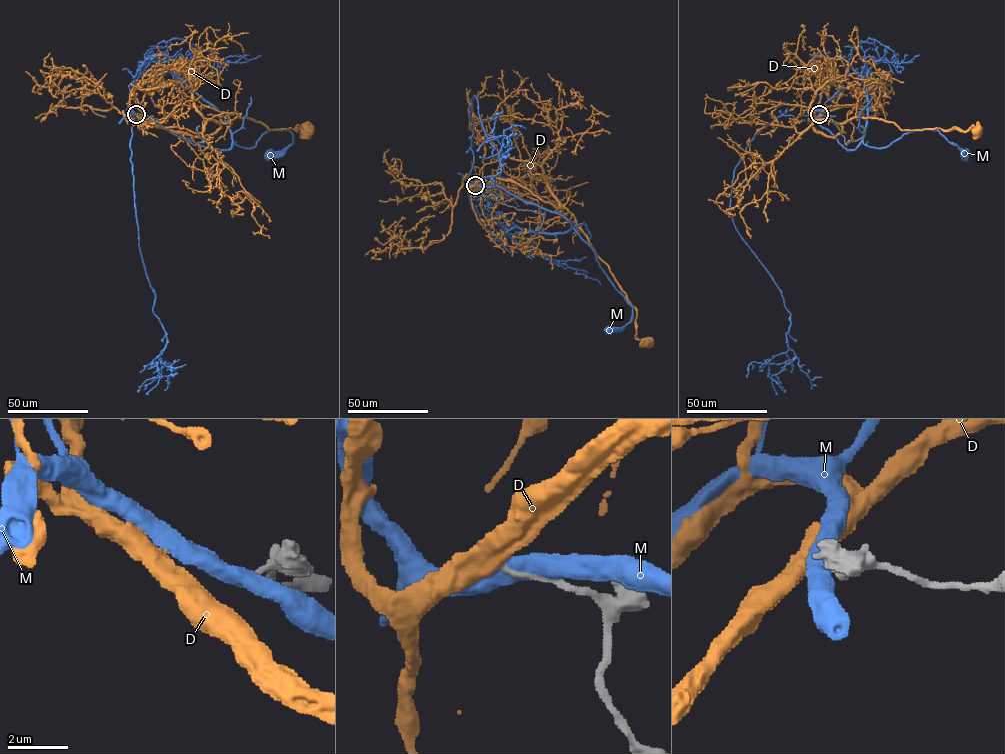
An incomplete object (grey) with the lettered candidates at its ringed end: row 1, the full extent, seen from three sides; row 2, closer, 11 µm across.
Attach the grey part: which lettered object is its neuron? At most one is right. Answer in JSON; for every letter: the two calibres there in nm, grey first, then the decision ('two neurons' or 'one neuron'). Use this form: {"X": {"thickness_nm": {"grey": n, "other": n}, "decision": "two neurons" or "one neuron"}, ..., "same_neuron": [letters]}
{"D": {"thickness_nm": {"grey": 170, "other": 500}, "decision": "two neurons"}, "M": {"thickness_nm": {"grey": 240, "other": 550}, "decision": "two neurons"}, "same_neuron": []}

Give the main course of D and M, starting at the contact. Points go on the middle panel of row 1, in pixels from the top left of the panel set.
D: (475, 185), (483, 178), (501, 178), (527, 187), (556, 207), (563, 206), (635, 309), (635, 339), (648, 341)
M: (477, 185), (502, 187), (570, 222), (592, 249), (607, 279), (632, 306), (632, 319), (620, 331), (608, 331)

